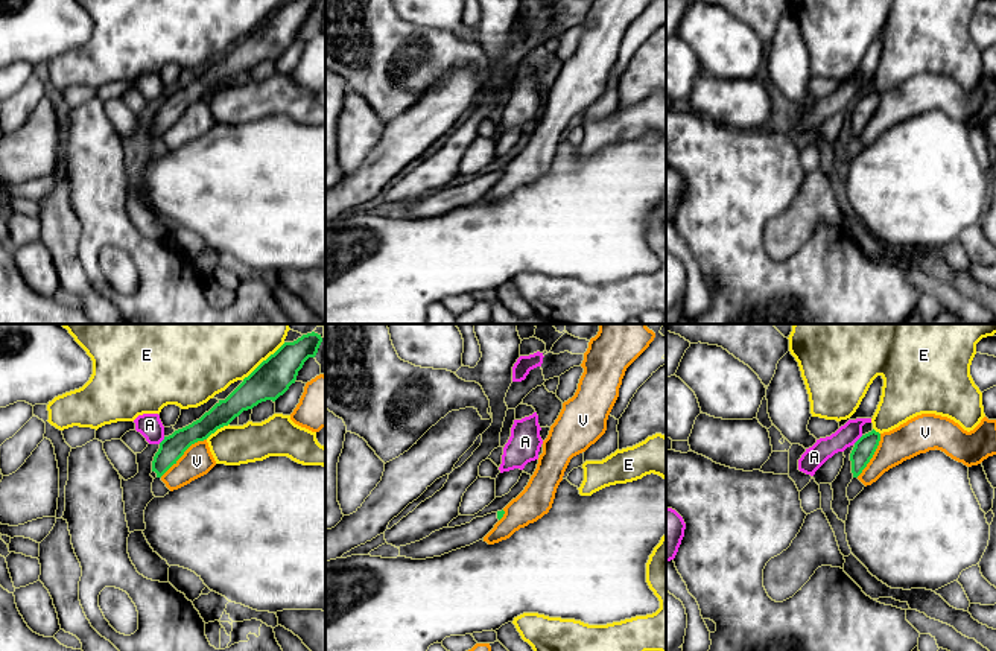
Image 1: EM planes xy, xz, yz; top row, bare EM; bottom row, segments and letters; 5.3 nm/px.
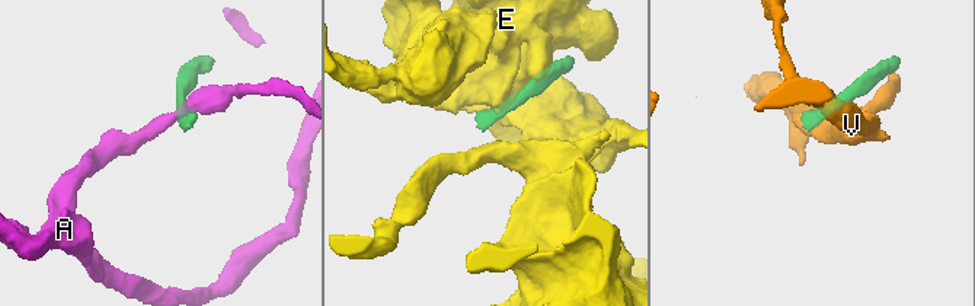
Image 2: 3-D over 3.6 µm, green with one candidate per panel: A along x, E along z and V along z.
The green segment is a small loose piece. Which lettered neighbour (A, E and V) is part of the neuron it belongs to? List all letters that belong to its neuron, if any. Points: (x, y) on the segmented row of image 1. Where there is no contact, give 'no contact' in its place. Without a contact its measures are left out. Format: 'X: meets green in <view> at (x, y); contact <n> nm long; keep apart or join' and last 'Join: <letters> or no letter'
A: meets green in yz at (859, 438); contact 70 nm long; keep apart
E: meets green in xy at (263, 361); contact 300 nm long; keep apart
V: meets green in xy at (183, 454); contact 320 nm long; keep apart
Join: no letter

